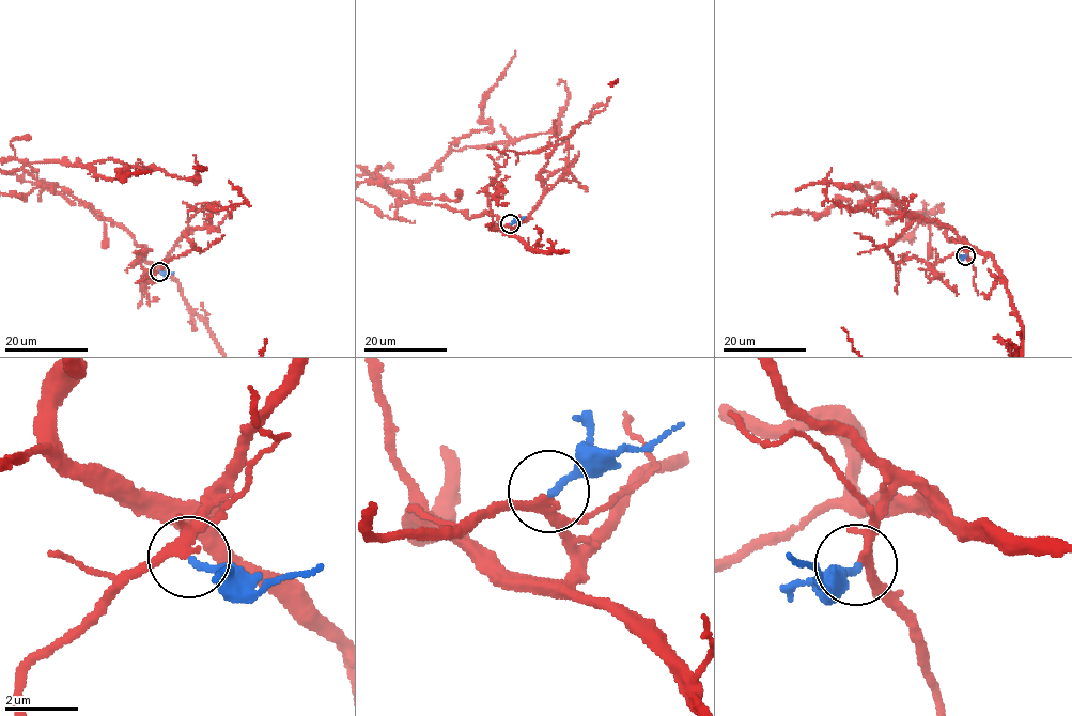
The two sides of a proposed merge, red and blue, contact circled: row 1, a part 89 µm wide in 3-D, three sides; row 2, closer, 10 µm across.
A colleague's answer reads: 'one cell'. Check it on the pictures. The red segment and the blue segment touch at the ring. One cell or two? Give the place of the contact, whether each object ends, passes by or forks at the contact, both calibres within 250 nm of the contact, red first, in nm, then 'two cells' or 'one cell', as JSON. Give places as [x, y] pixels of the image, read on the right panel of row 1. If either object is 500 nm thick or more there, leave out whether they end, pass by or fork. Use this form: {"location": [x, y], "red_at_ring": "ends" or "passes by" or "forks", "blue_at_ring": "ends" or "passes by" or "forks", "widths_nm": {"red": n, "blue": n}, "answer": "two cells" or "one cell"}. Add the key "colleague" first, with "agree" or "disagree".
{"colleague": "agree", "location": [965, 255], "red_at_ring": "forks", "blue_at_ring": "ends", "widths_nm": {"red": 200, "blue": 180}, "answer": "one cell"}

